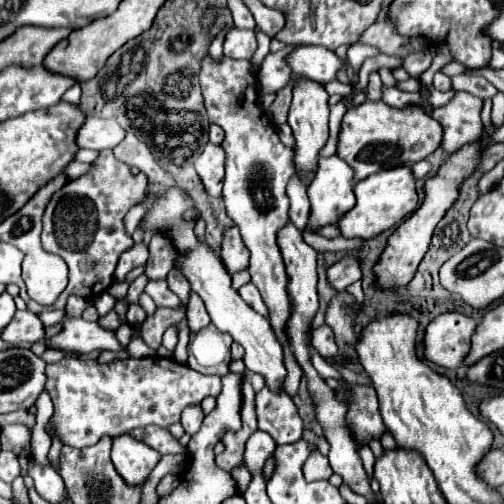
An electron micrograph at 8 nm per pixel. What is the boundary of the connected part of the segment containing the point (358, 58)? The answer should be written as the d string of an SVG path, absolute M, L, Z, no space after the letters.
M356 43L350 46L347 51L347 59L349 65L362 65L367 57L374 57L379 55L380 52L377 48Z

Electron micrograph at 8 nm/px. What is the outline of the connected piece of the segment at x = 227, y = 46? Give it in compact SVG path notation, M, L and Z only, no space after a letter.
M230 30L224 38L224 56L234 60L250 60L256 52L256 32L254 30Z

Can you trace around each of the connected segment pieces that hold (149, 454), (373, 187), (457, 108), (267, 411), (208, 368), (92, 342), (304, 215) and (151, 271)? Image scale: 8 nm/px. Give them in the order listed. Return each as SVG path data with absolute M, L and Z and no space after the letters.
M128 434L114 438L112 464L128 486L144 484L158 460L160 454L156 454L156 450L152 450L150 446L144 446L144 442L128 438Z
M398 166L394 170L382 170L380 174L368 176L366 180L356 184L354 194L356 194L356 206L348 210L338 222L340 236L344 238L370 240L382 234L384 230L392 228L394 224L402 222L406 216L410 216L418 208L416 178L412 176L412 170L408 166Z
M456 90L450 102L436 108L432 116L442 124L444 128L444 140L442 148L452 154L460 146L480 138L482 132L482 100L478 96L472 96L468 92Z
M262 388L256 394L256 414L258 414L258 428L268 432L278 444L292 444L302 438L304 424L302 418L288 394L272 394L268 388Z
M208 324L204 330L190 334L188 366L200 374L216 374L222 378L230 374L230 362L232 362L230 346L232 346L232 336Z
M84 318L66 320L64 330L46 344L56 346L60 350L72 350L72 352L84 352L84 354L90 354L94 350L120 348L116 340L116 332L106 330L98 322L88 322Z
M292 178L288 184L288 196L290 196L290 222L304 230L308 226L308 214L310 214L310 202L306 196L306 186L300 186L300 178Z
M160 232L154 234L150 240L150 258L146 264L146 274L150 276L150 280L160 280L166 278L168 272L174 268L176 262L176 248L172 246L172 240Z

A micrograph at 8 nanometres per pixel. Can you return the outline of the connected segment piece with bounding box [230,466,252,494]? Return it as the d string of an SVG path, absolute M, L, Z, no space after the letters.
M238 466L238 468L234 468L230 474L232 474L232 478L234 478L234 480L236 480L236 484L238 484L238 492L242 494L242 492L246 490L246 484L248 484L248 480L250 480L252 476L248 474L248 470L246 470L244 466Z

